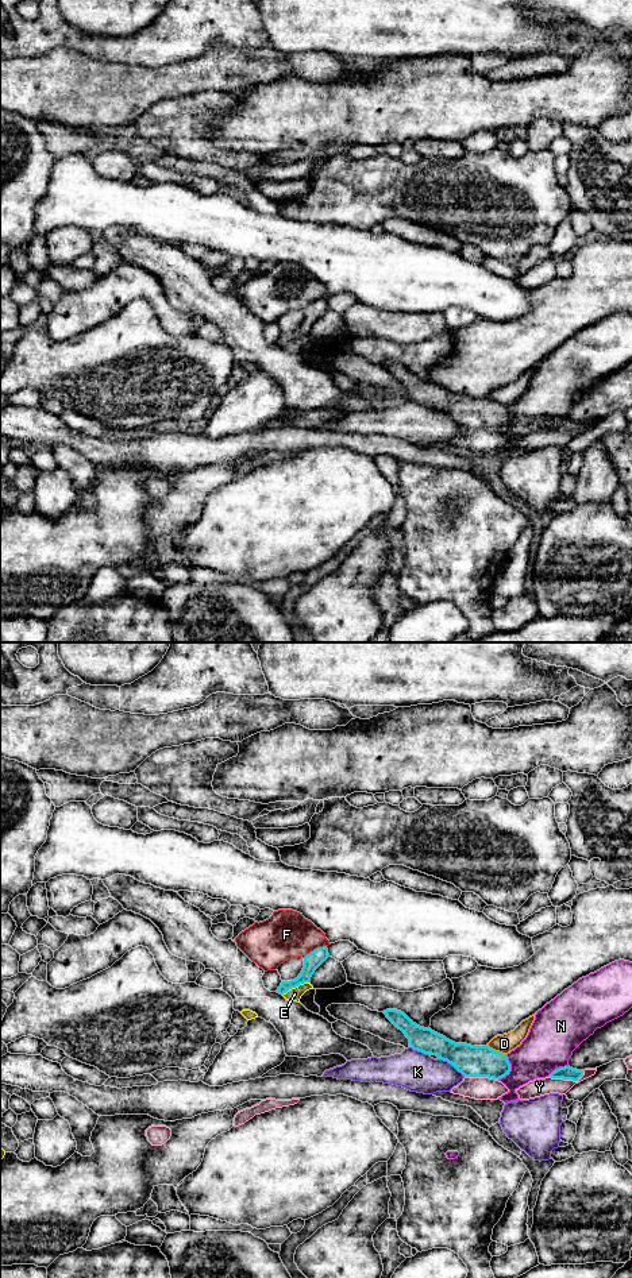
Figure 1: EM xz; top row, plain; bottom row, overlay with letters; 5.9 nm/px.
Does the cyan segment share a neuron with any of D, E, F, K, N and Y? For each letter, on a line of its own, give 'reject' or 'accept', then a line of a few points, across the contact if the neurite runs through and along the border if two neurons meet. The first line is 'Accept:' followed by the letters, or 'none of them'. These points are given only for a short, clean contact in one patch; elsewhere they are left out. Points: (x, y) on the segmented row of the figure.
Accept: none of them
D: reject; line xz (488, 1045), (505, 1054)
E: reject; line xz (308, 981), (289, 988), (282, 995)
F: reject
K: reject
N: reject; line xz (507, 1054), (509, 1070), (498, 1080)
Y: reject

